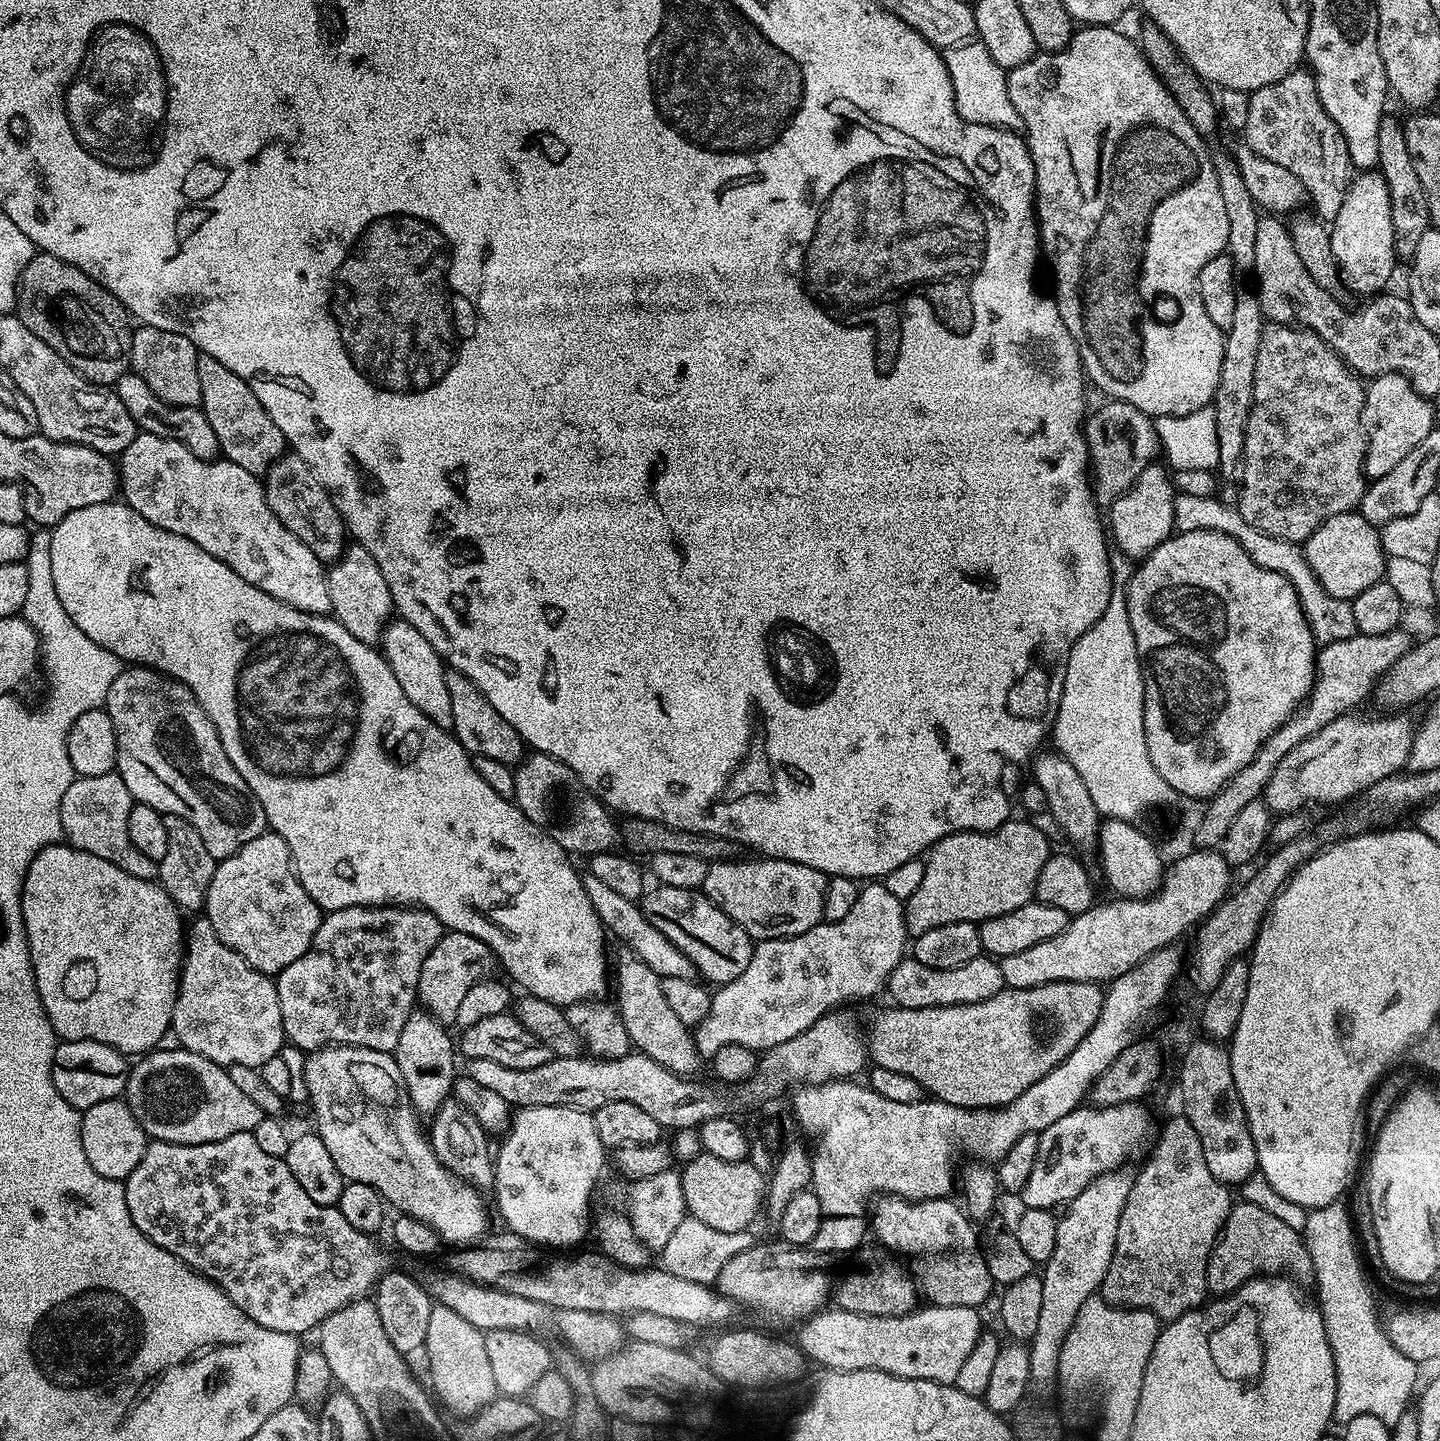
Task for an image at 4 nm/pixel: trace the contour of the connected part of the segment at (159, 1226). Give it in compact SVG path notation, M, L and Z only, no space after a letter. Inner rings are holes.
M239 1132L230 1134L230 1138L222 1138L218 1142L206 1142L205 1144L171 1144L165 1140L152 1140L148 1149L142 1154L142 1162L134 1166L134 1170L123 1181L126 1190L126 1206L130 1210L130 1218L134 1218L134 1226L146 1234L162 1250L177 1256L181 1262L187 1264L199 1272L207 1280L213 1280L218 1287L238 1306L238 1310L245 1312L258 1326L266 1326L266 1330L278 1330L294 1337L299 1337L300 1332L308 1332L319 1329L321 1321L330 1314L334 1314L342 1306L367 1297L373 1291L374 1285L385 1271L384 1256L376 1249L376 1244L371 1235L367 1232L354 1230L346 1218L342 1218L339 1207L330 1204L319 1204L312 1201L294 1174L290 1174L290 1166L279 1156L266 1154L261 1150L256 1141L255 1135L251 1132Z

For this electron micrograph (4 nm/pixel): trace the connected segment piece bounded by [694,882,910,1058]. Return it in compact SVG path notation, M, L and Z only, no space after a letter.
M868 882L858 894L850 914L838 922L815 924L797 936L781 940L761 940L752 949L750 966L734 978L734 982L721 984L712 992L710 1010L701 1024L695 1025L694 1041L701 1057L710 1058L722 1050L722 1046L737 1044L753 1050L767 1050L782 1042L790 1042L802 1030L814 1026L818 1018L839 1009L846 1000L864 1000L883 989L888 976L905 959L906 945L910 937L904 925L904 906L886 890L883 882Z

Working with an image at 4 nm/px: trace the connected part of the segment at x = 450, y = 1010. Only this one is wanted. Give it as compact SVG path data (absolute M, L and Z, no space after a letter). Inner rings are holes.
M451 930L445 931L440 941L426 954L426 962L422 962L422 970L418 974L418 1004L429 1016L445 1026L456 1024L458 1006L466 990L478 980L485 979L490 961L487 946L470 934L462 934Z

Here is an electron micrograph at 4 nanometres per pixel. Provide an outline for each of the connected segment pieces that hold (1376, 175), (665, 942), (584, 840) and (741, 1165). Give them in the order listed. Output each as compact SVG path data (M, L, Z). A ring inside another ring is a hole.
M1364 170L1353 175L1342 210L1338 210L1330 222L1330 235L1340 277L1351 293L1376 294L1387 289L1384 287L1396 268L1398 257L1394 246L1394 222L1390 222L1390 190L1379 170Z
M591 874L585 875L583 881L586 894L590 898L590 906L594 906L600 923L628 947L625 949L631 955L638 957L646 966L650 966L650 970L654 970L654 974L660 977L697 979L698 973L694 962L690 962L690 958L686 958L686 954L682 954L682 950L678 950L678 946L674 946L674 942L670 942L670 938L662 934L662 930L654 930L654 926L645 918L637 901L621 898L615 890L609 890L599 878L594 878Z
M533 751L515 765L513 780L514 803L522 810L522 814L526 814L526 818L530 818L530 822L534 822L546 834L550 834L550 838L554 838L554 842L558 842L558 846L562 846L565 852L581 852L584 858L591 858L595 852L609 851L615 845L612 843L617 843L618 828L615 823L612 825L613 817L609 809L605 808L597 796L579 780L574 770L570 770L570 766L546 755L545 752Z
M701 1151L699 1155L680 1172L687 1215L698 1222L706 1222L713 1230L742 1232L751 1229L752 1219L762 1210L765 1175L752 1165L751 1159L722 1162L722 1158L714 1158L709 1152Z

